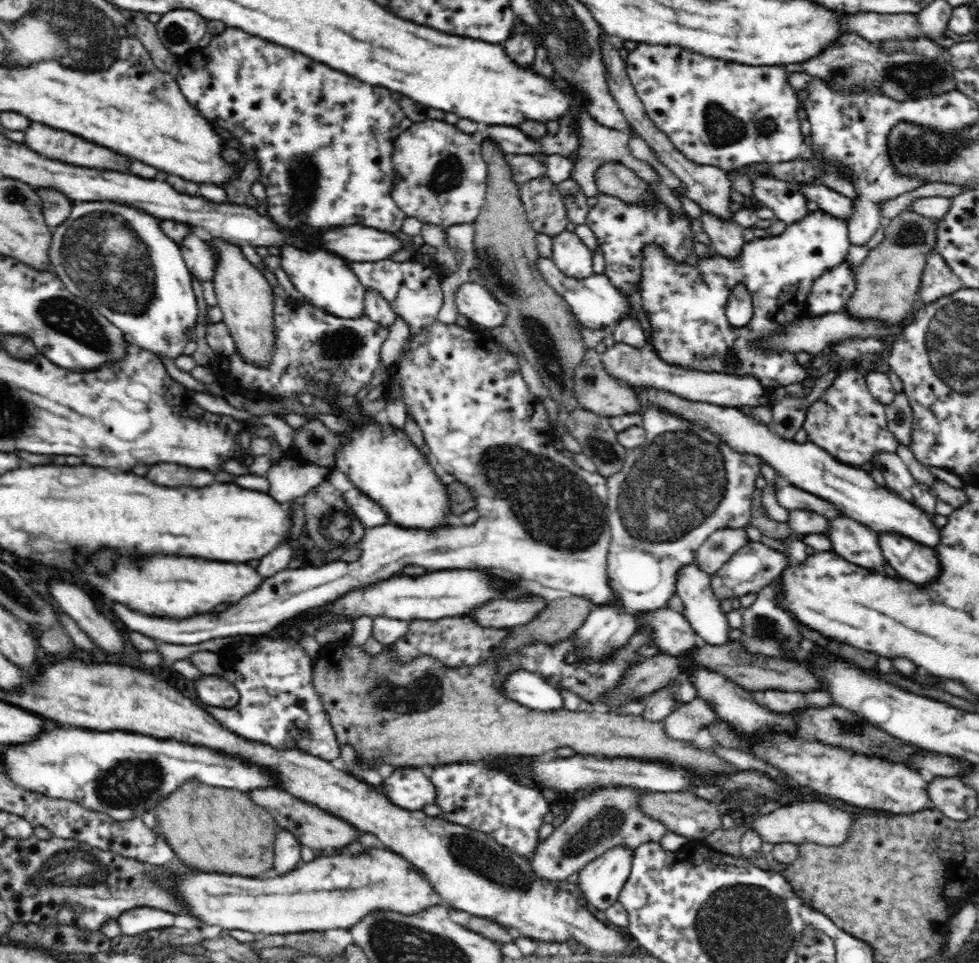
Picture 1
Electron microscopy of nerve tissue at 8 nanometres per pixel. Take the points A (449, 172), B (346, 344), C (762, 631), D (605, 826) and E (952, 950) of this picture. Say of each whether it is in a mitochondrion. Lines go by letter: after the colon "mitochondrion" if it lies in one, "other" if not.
A: mitochondrion
B: mitochondrion
C: mitochondrion
D: mitochondrion
E: other

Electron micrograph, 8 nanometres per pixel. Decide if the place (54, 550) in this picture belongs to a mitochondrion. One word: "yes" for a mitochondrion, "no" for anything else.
no

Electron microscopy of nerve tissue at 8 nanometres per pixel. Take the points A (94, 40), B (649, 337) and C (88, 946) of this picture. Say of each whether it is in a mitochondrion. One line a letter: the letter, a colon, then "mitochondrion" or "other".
A: mitochondrion
B: other
C: other

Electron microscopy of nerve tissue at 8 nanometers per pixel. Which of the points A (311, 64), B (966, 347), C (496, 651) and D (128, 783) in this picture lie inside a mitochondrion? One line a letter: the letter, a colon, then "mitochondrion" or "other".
A: other
B: mitochondrion
C: other
D: mitochondrion

